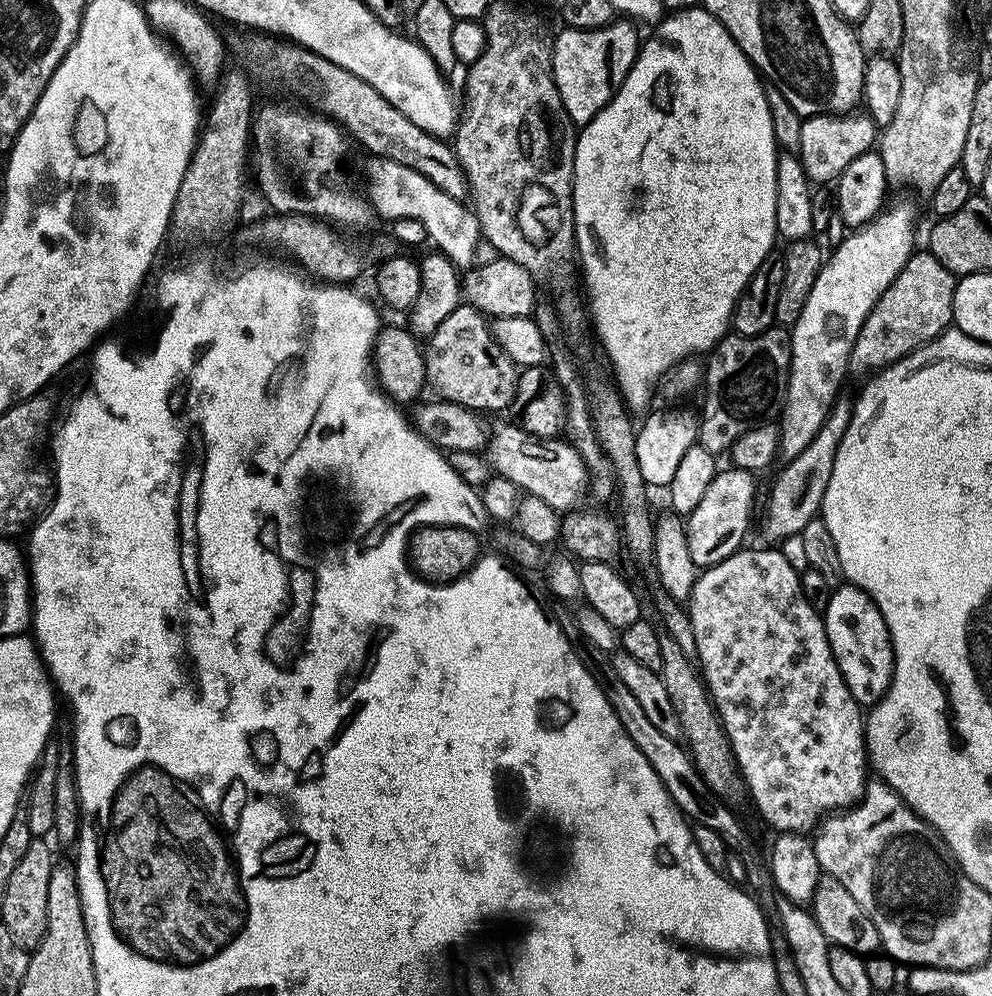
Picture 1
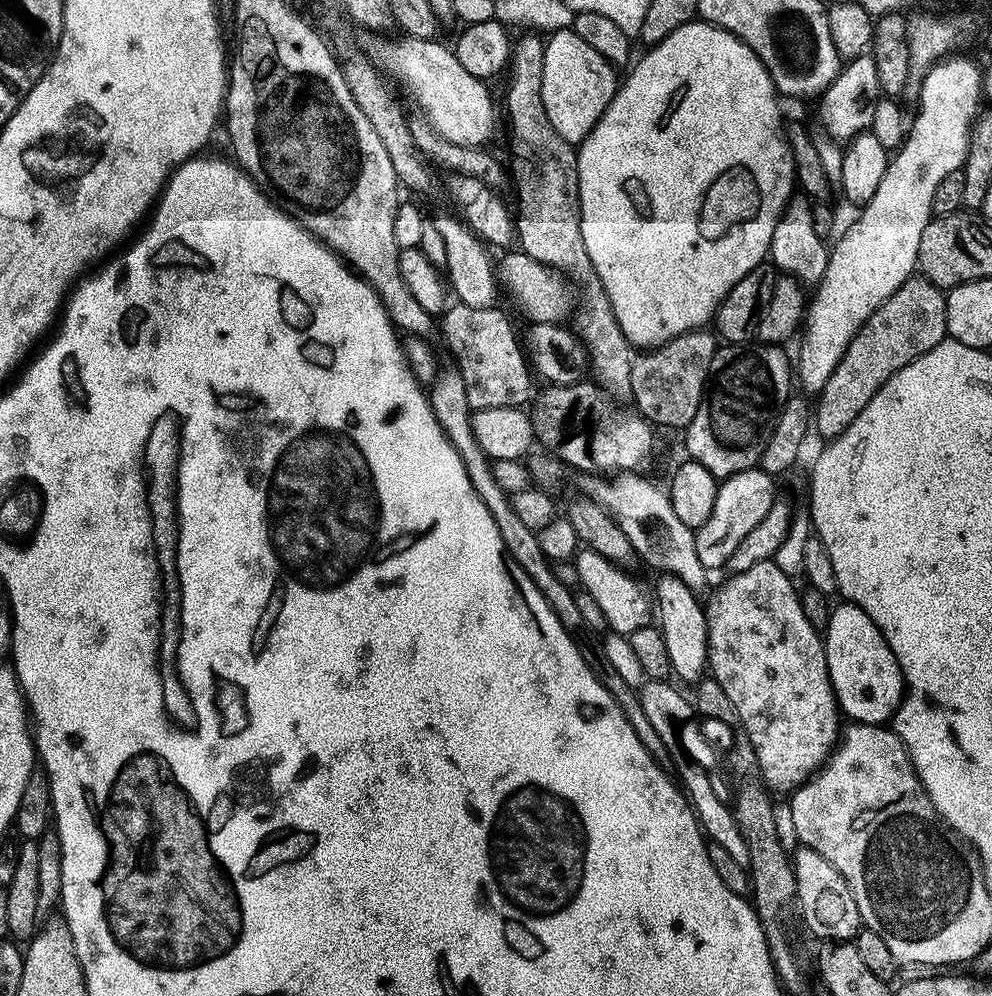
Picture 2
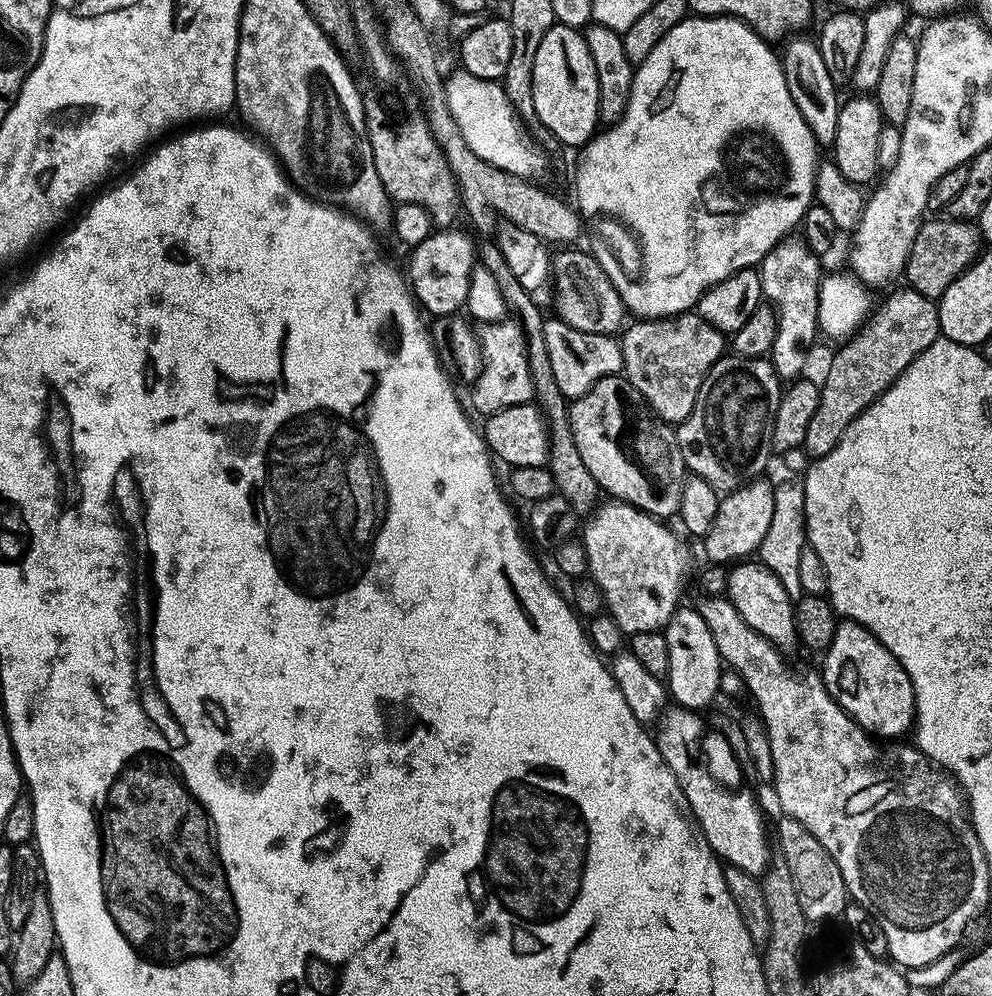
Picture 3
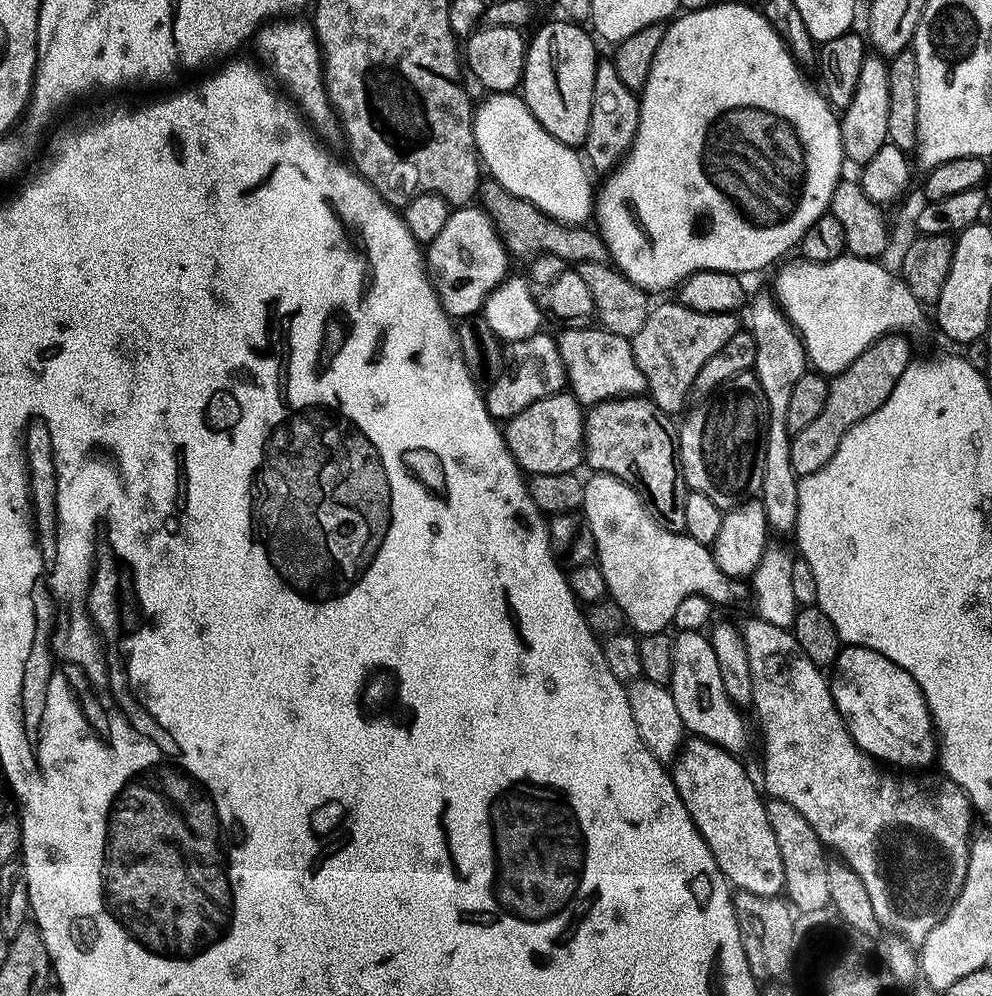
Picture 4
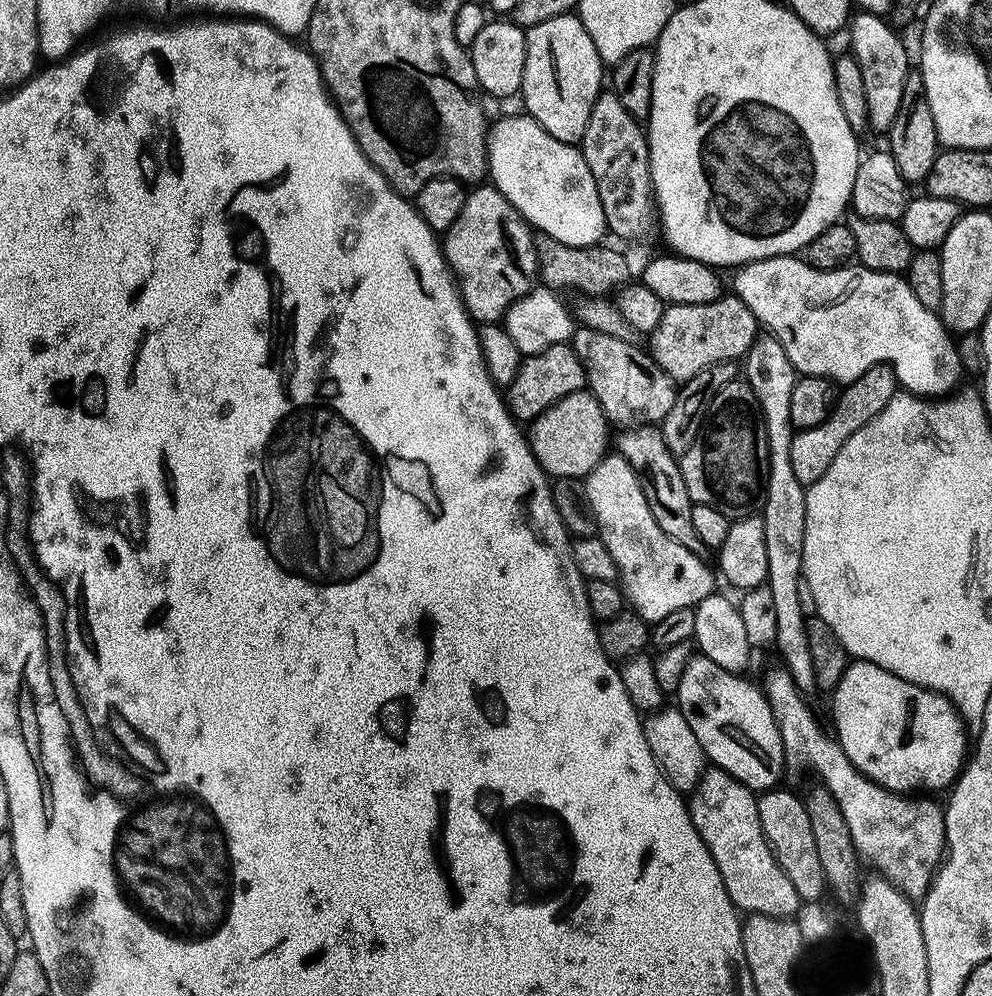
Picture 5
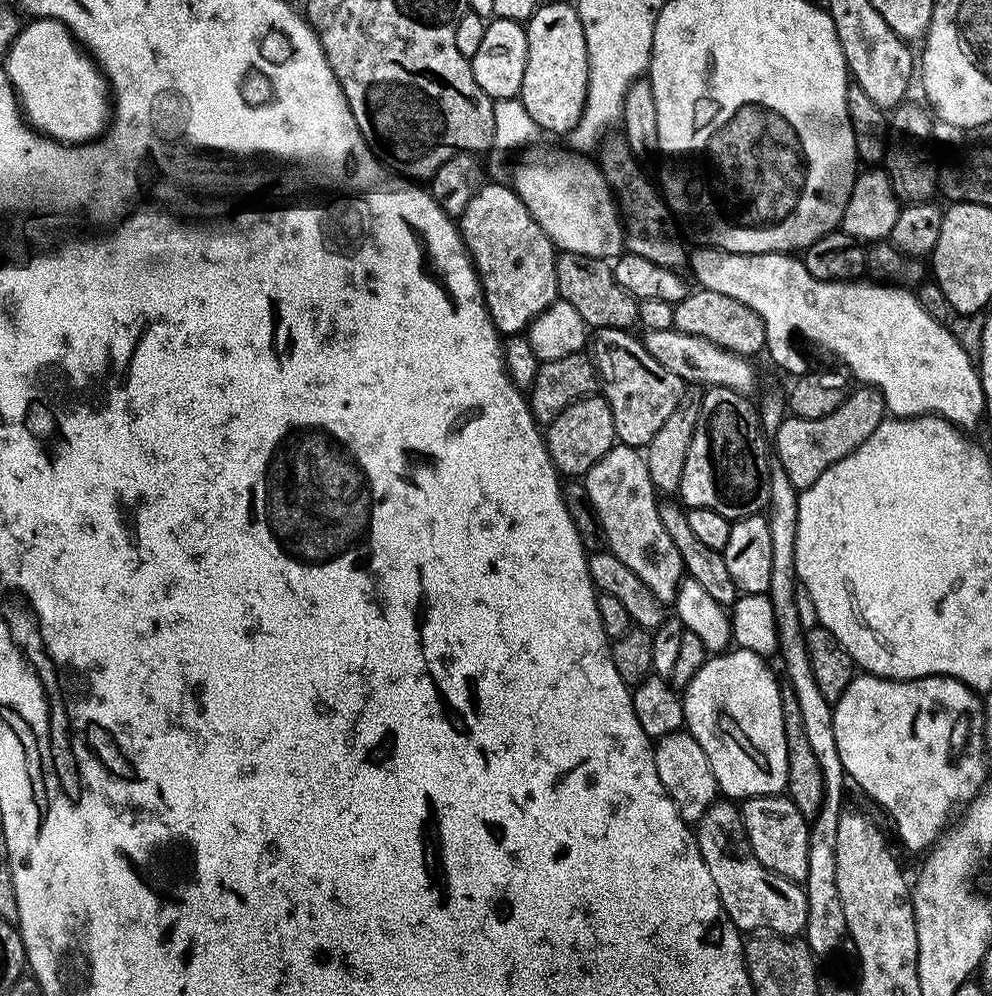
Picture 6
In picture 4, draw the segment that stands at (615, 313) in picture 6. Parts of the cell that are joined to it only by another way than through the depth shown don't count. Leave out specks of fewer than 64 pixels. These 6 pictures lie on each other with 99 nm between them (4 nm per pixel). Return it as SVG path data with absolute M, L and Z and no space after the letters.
M488 178L481 183L481 189L478 193L478 198L481 207L491 217L495 224L496 232L503 241L504 247L511 255L518 256L532 256L535 254L552 253L556 257L571 264L584 263L605 263L609 259L608 248L602 236L595 229L588 229L585 225L563 225L559 221L549 220L543 212L537 210L532 204L526 202L524 199L519 199L517 196L511 196L499 183Z

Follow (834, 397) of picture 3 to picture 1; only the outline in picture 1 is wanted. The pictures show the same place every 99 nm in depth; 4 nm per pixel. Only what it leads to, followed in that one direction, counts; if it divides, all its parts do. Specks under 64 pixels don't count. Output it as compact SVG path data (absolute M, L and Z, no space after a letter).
M927 250L913 251L904 269L896 276L896 281L889 286L887 291L880 296L871 314L858 338L852 347L850 364L853 369L861 368L867 374L875 373L881 368L887 368L888 365L908 356L916 348L922 348L924 345L936 339L941 331L947 329L952 324L952 303L954 302L954 290L956 289L957 277L952 275L938 258L934 258L932 253Z

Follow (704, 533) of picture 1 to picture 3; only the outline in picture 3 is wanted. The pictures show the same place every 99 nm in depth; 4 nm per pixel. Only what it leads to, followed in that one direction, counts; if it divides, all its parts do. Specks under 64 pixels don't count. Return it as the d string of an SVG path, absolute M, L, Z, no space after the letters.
M764 478L753 480L751 484L727 493L721 499L718 514L714 514L714 526L710 526L708 533L702 537L704 552L712 559L709 561L713 565L728 566L743 561L760 547L774 511L775 487L766 481Z

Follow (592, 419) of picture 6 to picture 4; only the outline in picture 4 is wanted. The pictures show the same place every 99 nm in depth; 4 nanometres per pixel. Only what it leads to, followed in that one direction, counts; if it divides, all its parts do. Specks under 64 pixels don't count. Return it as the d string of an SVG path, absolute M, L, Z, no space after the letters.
M561 390L552 396L526 406L522 414L510 418L503 425L504 440L512 456L525 473L566 474L576 472L585 463L584 418L586 412L579 400Z

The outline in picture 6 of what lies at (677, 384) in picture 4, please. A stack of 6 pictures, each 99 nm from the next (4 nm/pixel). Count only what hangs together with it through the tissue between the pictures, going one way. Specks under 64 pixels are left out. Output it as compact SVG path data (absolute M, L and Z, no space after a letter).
M715 290L689 291L686 299L674 307L674 327L679 332L691 336L701 336L734 354L745 358L756 358L766 348L766 326L750 306L742 306L738 298L729 298L727 294L718 294Z

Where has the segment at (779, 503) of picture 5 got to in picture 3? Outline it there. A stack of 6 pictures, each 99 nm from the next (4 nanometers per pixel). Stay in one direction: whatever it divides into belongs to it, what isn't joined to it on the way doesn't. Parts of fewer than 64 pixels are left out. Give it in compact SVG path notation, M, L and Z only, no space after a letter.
M785 238L775 244L758 265L764 300L776 312L776 337L770 359L784 382L791 382L803 373L800 371L808 360L808 351L818 337L818 298L822 279L820 264L821 257L808 248L803 238Z

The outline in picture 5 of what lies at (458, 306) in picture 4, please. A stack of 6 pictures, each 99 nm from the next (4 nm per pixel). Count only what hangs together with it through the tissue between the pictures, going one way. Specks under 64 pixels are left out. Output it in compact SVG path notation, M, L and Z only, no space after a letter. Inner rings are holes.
M476 186L468 192L462 214L442 236L444 261L456 277L465 310L477 325L501 323L512 303L532 291L538 276L533 229L495 186L484 187ZM508 236L516 236L516 256L508 245Z

